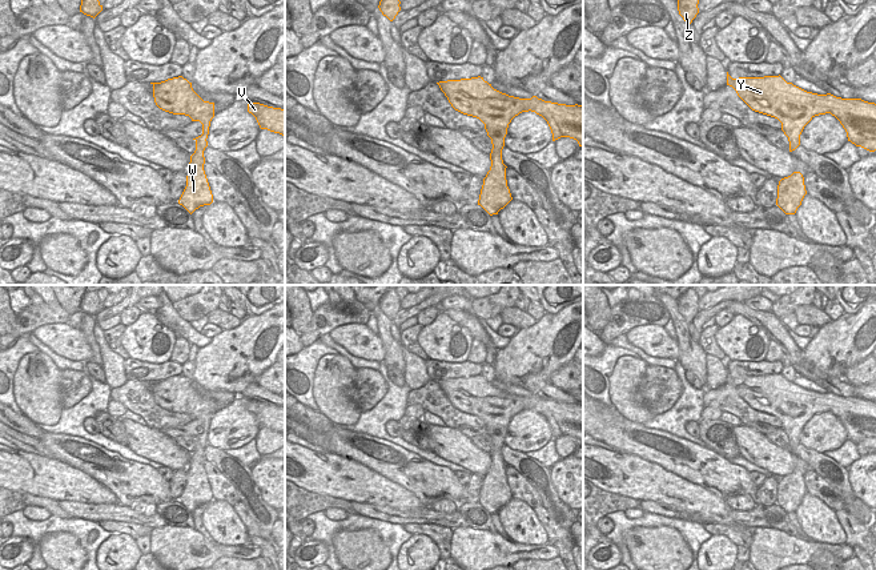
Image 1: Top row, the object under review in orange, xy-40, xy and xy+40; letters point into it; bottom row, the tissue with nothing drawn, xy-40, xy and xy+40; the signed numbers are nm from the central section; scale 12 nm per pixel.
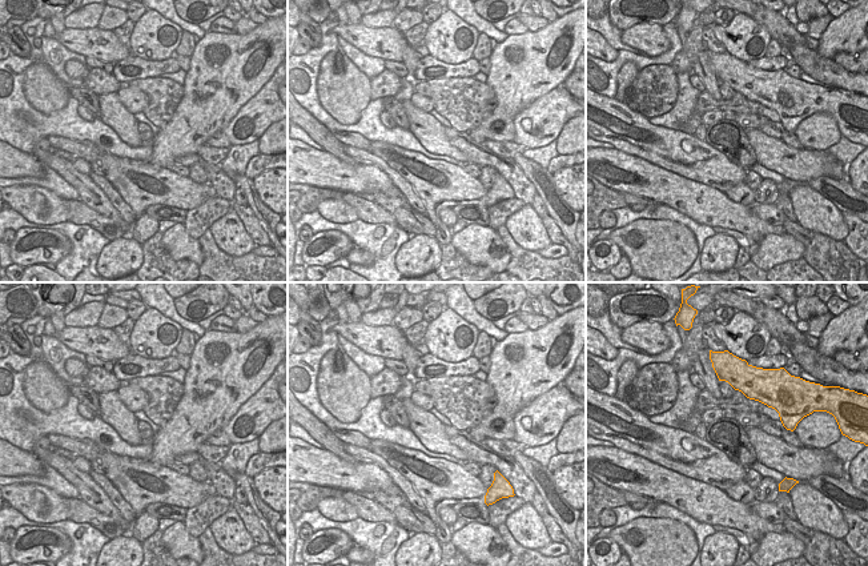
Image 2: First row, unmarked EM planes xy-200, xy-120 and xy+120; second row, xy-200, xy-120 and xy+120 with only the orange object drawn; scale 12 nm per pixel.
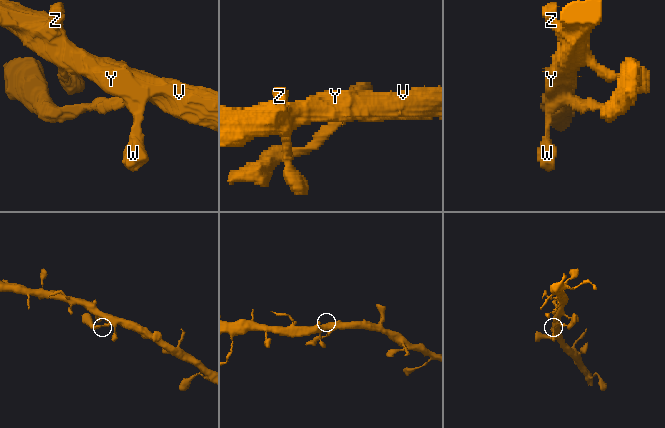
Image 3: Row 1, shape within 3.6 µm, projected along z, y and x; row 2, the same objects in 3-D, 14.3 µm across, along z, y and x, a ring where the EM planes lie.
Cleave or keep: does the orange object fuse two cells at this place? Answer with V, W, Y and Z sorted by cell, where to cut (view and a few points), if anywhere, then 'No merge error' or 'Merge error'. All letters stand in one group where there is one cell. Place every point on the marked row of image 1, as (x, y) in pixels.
Groups: V W Y Z. No split. No merge error.

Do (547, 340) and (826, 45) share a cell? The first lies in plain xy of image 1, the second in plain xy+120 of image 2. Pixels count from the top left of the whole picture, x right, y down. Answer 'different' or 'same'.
same

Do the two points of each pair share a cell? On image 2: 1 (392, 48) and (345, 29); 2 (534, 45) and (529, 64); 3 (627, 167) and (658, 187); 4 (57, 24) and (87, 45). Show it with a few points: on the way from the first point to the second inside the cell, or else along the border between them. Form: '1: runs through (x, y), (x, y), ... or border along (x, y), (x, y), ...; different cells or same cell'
1: runs through (380, 41), (372, 41), (357, 35); same cell
2: runs through (531, 49), (531, 60); same cell
3: runs through (635, 171), (650, 180); same cell
4: border along (65, 28), (56, 33); different cells

